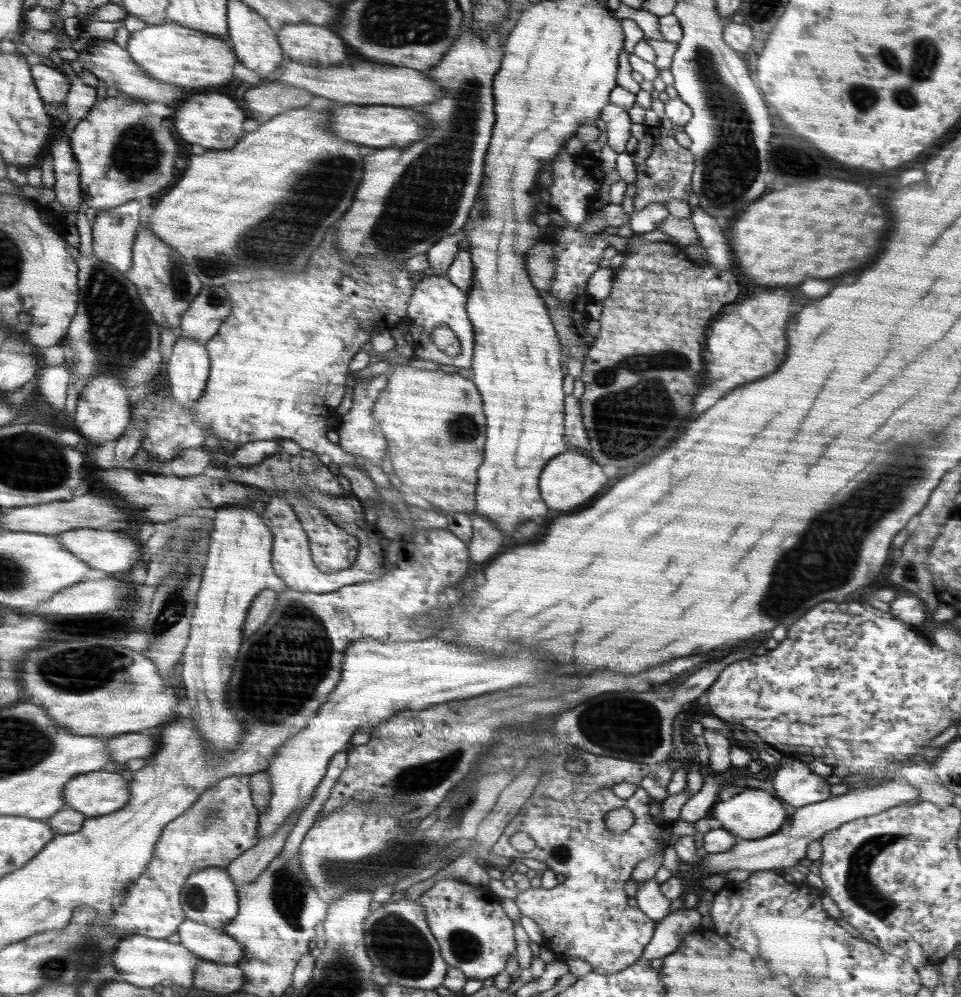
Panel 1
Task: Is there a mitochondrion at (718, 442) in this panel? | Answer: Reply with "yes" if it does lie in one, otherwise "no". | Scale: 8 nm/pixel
no

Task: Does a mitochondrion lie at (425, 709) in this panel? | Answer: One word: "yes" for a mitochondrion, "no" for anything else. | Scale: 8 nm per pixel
no

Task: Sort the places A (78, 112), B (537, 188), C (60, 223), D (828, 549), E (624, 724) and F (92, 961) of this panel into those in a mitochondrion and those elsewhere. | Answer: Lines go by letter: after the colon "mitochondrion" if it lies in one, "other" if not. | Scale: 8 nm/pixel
A: other
B: other
C: other
D: mitochondrion
E: mitochondrion
F: mitochondrion

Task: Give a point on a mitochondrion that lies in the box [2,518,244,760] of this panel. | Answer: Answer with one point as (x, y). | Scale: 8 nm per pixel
(86, 679)

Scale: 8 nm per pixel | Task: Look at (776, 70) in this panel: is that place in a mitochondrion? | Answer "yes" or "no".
no

